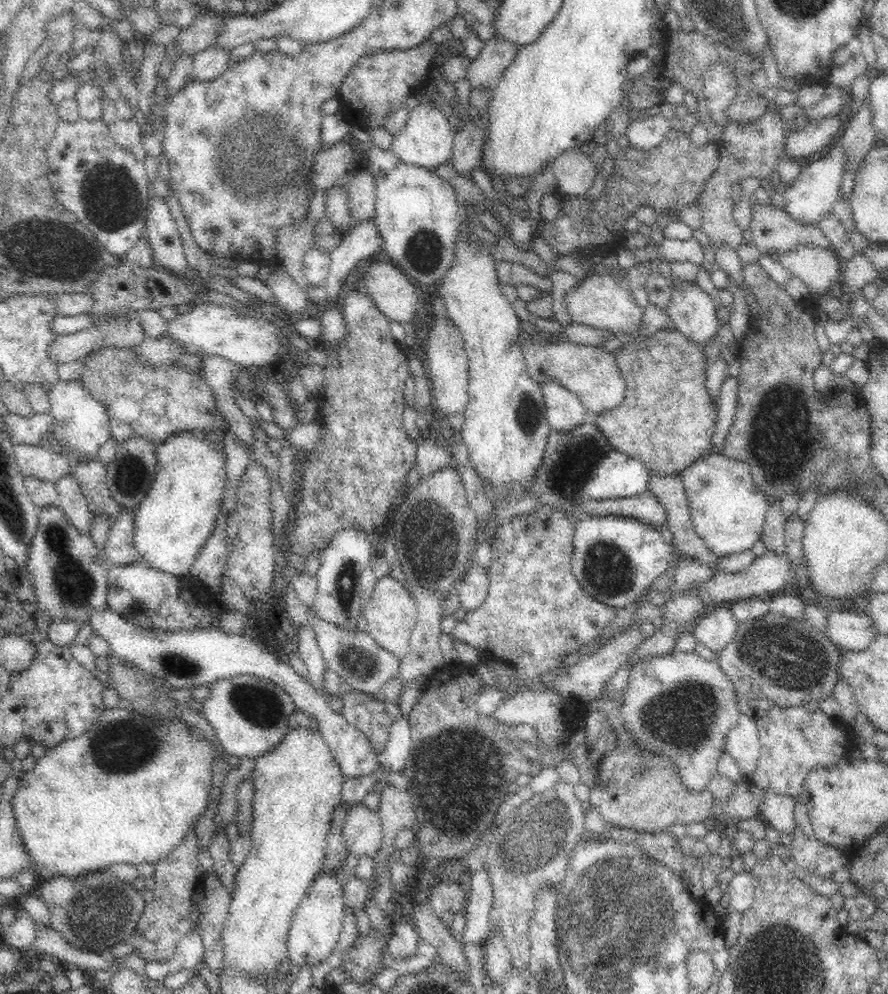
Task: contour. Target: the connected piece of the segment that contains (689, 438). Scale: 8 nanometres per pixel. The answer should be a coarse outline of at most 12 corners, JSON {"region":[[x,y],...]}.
{"region":[[664,329],[615,354],[624,402],[593,420],[651,476],[710,454],[702,346]]}

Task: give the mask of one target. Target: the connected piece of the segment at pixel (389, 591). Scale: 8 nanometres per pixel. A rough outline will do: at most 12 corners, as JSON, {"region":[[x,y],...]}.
{"region":[[379,579],[362,623],[380,648],[403,659],[419,610],[412,593]]}

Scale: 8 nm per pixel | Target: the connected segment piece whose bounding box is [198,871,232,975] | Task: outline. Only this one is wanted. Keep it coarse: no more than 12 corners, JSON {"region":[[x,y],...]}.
{"region":[[206,874],[198,931],[211,970],[222,969],[230,889]]}

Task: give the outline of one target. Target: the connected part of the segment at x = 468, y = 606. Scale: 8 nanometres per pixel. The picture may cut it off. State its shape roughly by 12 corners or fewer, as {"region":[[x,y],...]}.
{"region":[[474,563],[457,596],[466,611],[480,608],[490,588],[488,571]]}

